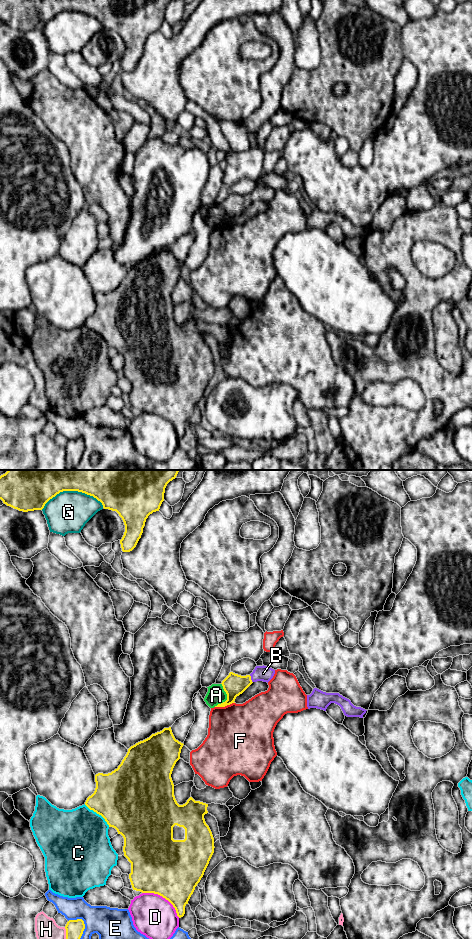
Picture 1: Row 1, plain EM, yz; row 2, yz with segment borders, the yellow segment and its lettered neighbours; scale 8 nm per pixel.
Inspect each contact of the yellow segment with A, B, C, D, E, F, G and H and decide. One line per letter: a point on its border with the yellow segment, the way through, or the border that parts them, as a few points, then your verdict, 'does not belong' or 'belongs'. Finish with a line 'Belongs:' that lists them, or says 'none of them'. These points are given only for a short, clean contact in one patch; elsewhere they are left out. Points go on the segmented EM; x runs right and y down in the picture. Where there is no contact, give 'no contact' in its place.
A: yz (227, 697) | does not belong
B: yz (250, 679) | across yz (234, 685), (250, 679), (263, 673) | belongs
C: yz (98, 813) | does not belong
D: yz (163, 897) | does not belong
E: yz (83, 923) | does not belong
F: yz (224, 706) | does not belong
G: yz (71, 490) | does not belong
H: yz (66, 933) | does not belong
Belongs: B

